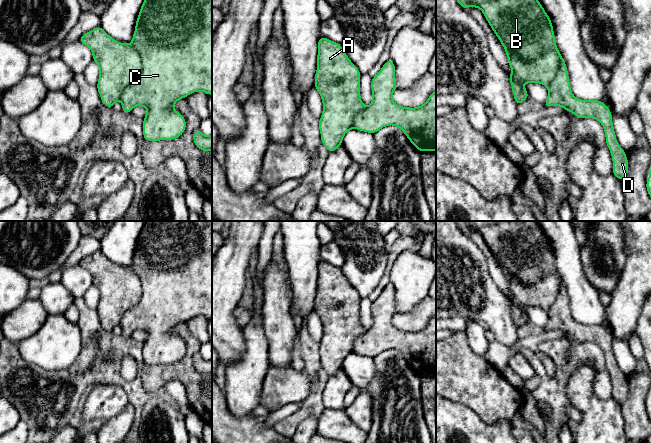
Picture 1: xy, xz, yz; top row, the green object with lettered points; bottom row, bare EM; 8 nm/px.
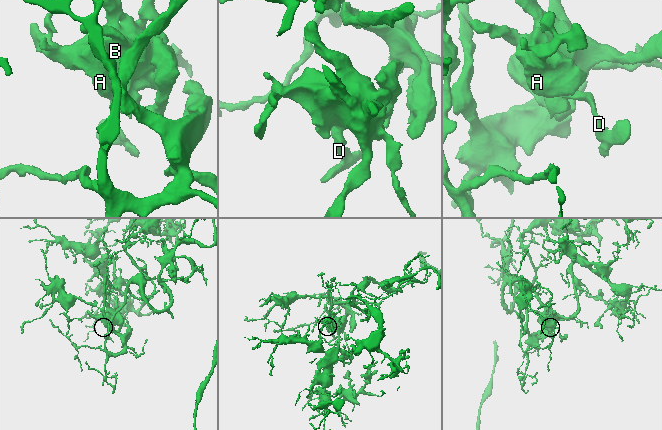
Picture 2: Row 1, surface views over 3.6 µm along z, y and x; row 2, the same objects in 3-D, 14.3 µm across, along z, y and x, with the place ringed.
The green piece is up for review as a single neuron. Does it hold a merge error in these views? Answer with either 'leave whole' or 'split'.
leave whole

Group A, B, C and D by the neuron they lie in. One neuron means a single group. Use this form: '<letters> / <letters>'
A B C D

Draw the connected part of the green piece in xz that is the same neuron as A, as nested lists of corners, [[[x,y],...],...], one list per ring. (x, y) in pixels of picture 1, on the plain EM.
[[[319,261],[314,311],[323,326],[319,354],[322,369],[327,372],[329,377],[341,370],[344,359],[352,352],[375,358],[388,349],[400,352],[419,376],[436,375],[436,313],[419,331],[410,332],[397,329],[392,323],[392,319],[397,313],[395,288],[389,283],[372,302],[373,323],[366,331],[361,325],[360,302],[360,295],[348,282],[341,268],[325,261]]]

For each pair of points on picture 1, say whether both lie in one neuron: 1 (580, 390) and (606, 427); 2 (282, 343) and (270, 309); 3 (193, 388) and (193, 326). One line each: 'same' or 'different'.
1: same
2: same
3: different

